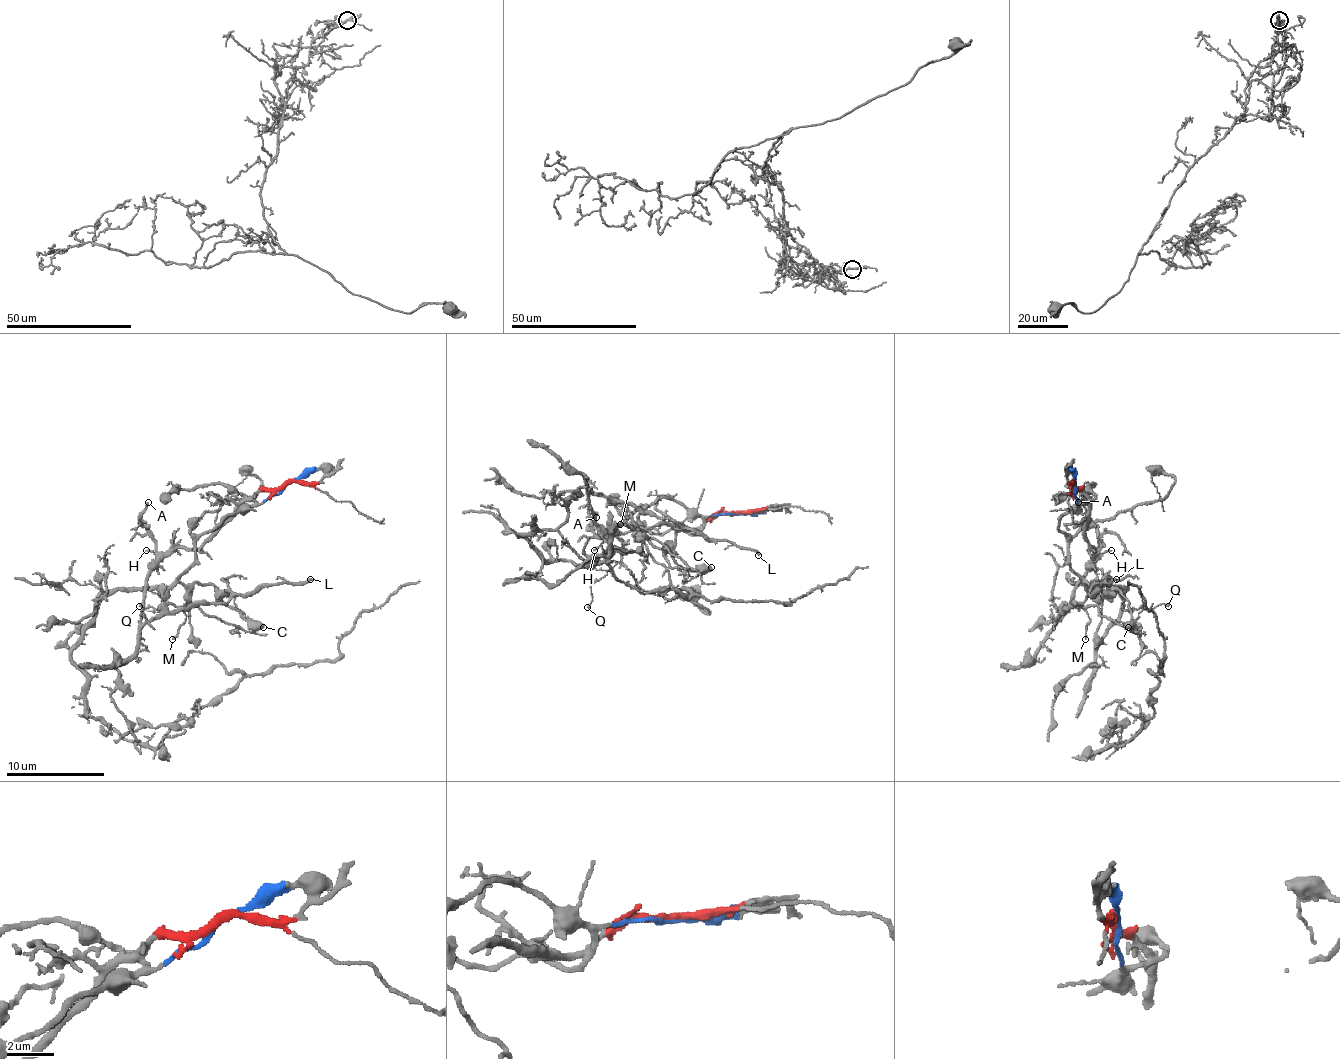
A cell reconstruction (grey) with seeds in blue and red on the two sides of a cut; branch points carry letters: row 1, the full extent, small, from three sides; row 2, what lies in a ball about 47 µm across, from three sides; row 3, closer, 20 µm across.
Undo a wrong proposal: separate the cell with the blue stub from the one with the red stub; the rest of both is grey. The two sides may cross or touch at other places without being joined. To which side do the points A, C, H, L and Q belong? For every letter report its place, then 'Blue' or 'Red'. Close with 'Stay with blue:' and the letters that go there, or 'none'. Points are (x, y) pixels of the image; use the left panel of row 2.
A: Place: (148, 502). Red
C: Place: (263, 627). Blue
H: Place: (146, 550). Red
L: Place: (310, 579). Red
Q: Place: (139, 606). Blue
Stay with blue: C, Q

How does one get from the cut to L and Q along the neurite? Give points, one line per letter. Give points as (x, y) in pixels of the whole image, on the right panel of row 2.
L: (1075, 483), (1090, 500), (1085, 527), (1092, 564), (1075, 589), (1072, 604), (1055, 621), (1099, 584), (1117, 579)
Q: (1075, 483), (1077, 503), (1058, 523), (1070, 567), (1092, 594), (1124, 591), (1124, 609), (1168, 606)

